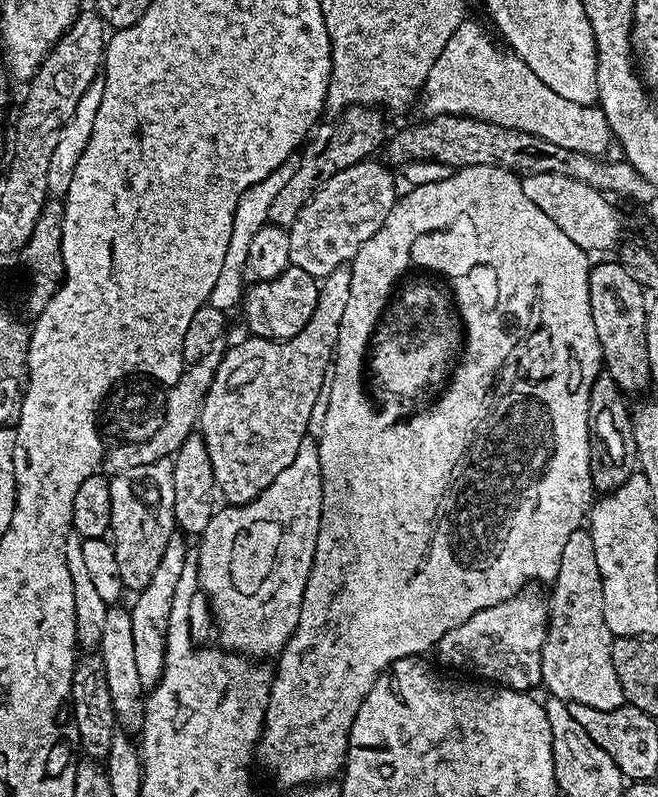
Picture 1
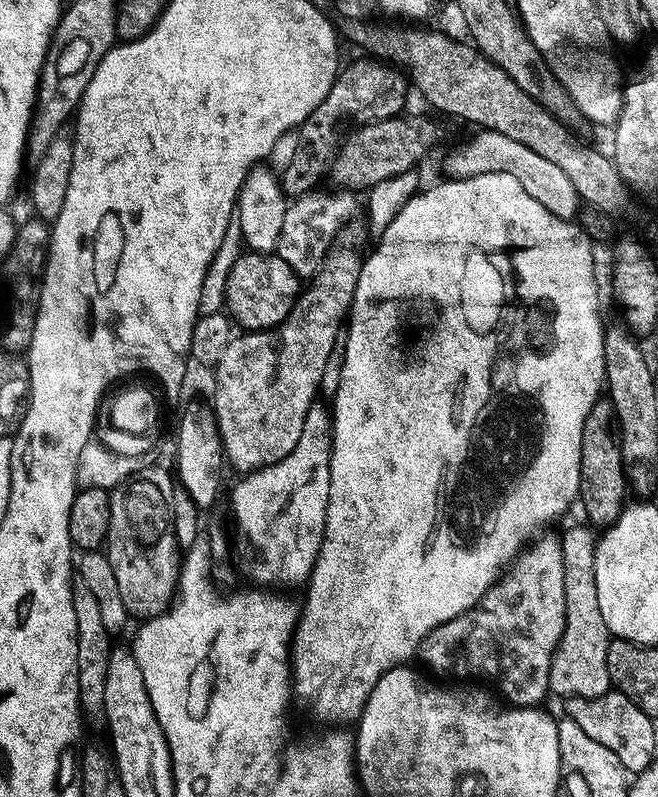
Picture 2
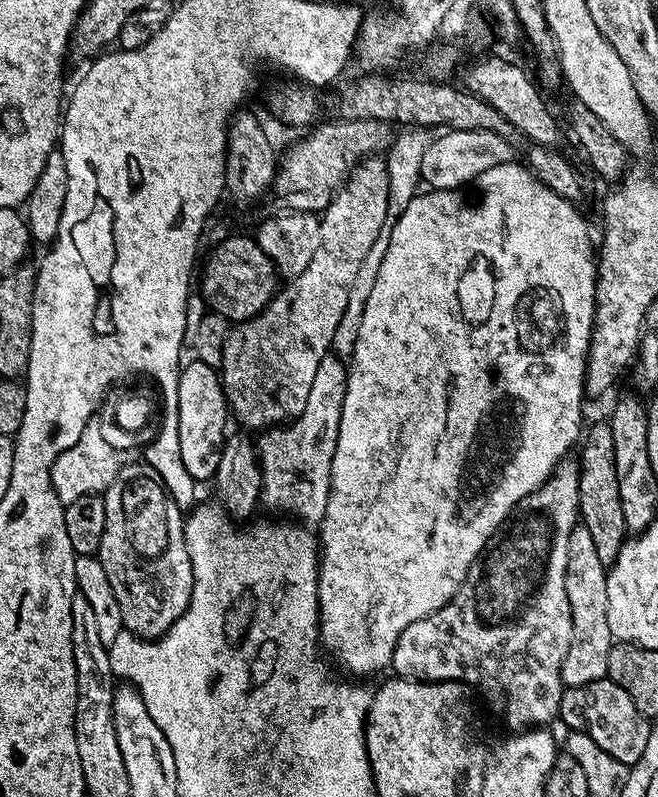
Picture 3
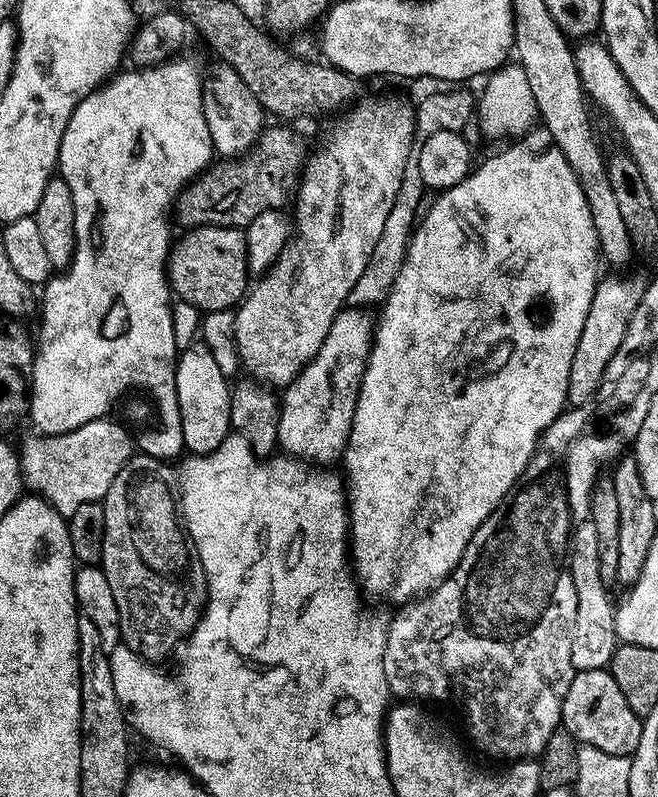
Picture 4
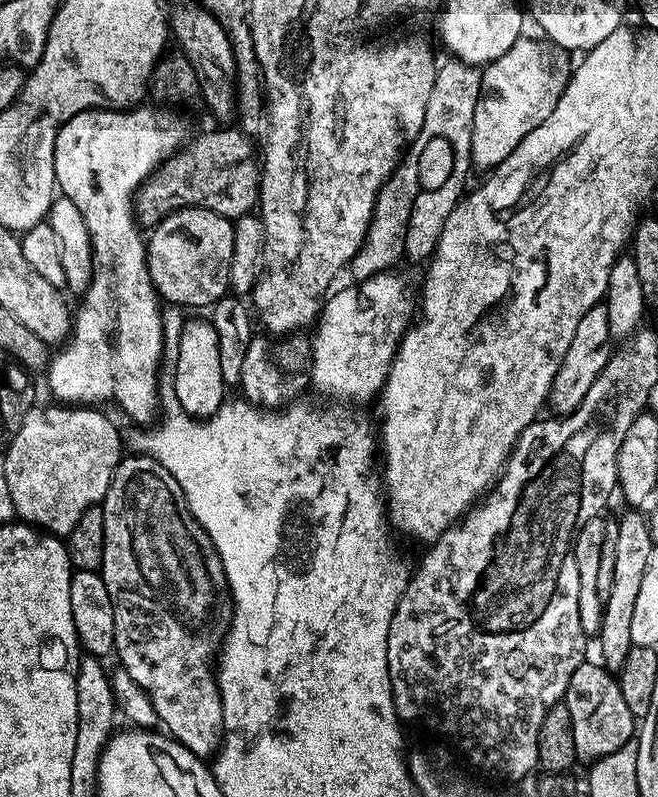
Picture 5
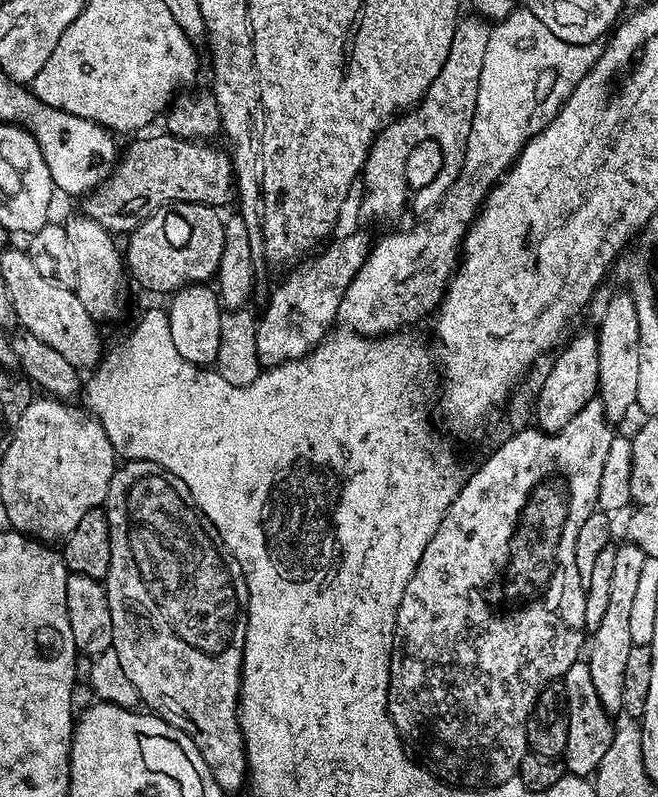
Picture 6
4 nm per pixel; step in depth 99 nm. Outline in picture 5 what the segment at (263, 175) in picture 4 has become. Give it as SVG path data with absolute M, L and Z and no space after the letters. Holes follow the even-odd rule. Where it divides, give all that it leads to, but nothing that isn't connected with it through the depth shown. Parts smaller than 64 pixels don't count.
M233 127L233 129L226 128L224 130L214 130L196 138L194 136L186 145L177 151L175 155L171 156L168 160L164 160L163 163L160 164L160 167L157 168L156 171L153 172L143 184L141 184L139 190L136 192L136 199L134 201L134 211L137 221L139 221L139 223L143 225L145 229L151 230L160 223L162 218L166 218L170 213L176 212L179 208L205 208L214 214L222 214L227 220L231 220L233 222L240 216L249 215L249 213L251 213L253 209L257 207L260 198L260 178L262 175L260 162L257 153L256 156L254 154L252 144L253 141L246 136L242 130L235 127Z

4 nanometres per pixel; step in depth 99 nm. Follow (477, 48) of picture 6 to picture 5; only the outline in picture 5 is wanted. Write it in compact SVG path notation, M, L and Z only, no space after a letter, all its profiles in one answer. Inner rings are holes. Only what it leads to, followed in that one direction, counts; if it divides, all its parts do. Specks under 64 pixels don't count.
M455 58L448 60L445 65L443 63L437 69L434 88L426 104L425 121L412 146L415 151L420 151L435 140L444 141L454 150L454 167L445 185L433 190L421 189L414 200L404 238L404 256L407 261L412 262L423 263L435 252L441 226L445 224L446 218L450 216L457 202L463 199L467 189L465 180L474 166L472 162L474 110L480 102L483 71L479 67L462 63Z

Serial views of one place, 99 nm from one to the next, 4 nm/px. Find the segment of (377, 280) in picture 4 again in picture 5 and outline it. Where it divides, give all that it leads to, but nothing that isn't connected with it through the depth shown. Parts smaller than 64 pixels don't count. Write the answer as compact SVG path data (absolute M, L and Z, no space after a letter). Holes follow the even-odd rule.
M412 150L400 157L400 163L396 165L390 178L379 192L363 245L348 267L348 272L355 277L355 281L359 282L368 277L376 276L380 272L389 271L396 266L395 263L398 260L403 259L404 238L409 224L410 212L412 212L414 200L420 191L420 153Z

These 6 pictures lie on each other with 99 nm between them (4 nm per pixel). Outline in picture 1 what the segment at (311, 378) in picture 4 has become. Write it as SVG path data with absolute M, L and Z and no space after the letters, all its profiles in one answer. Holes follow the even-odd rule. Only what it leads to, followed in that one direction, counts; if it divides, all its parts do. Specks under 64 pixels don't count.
M306 438L294 454L294 462L248 504L233 504L213 511L206 530L200 533L200 553L194 556L198 588L208 595L212 616L216 619L216 632L220 635L219 647L231 650L245 658L252 656L275 657L292 637L302 614L302 598L314 562L318 542L320 515L322 514L322 466L318 458L318 443Z

